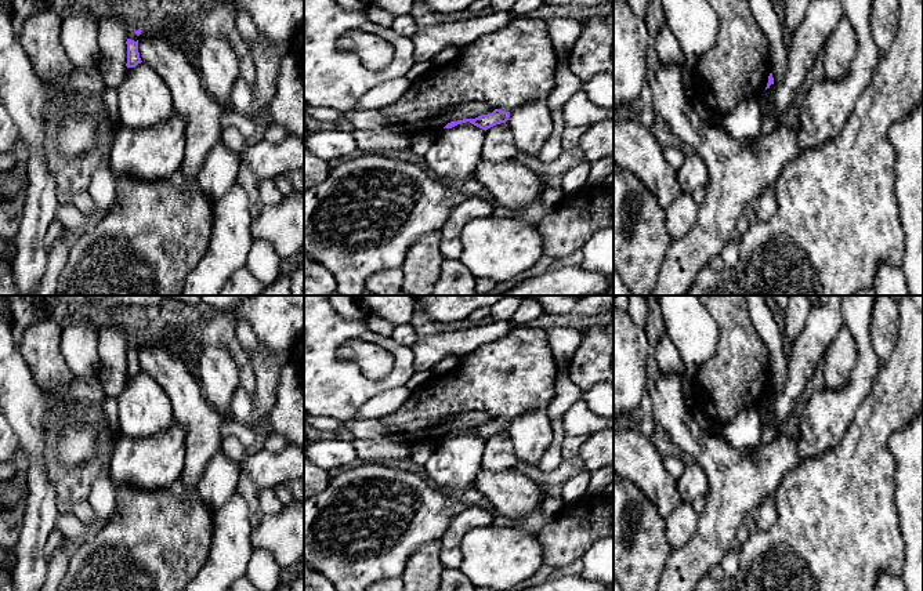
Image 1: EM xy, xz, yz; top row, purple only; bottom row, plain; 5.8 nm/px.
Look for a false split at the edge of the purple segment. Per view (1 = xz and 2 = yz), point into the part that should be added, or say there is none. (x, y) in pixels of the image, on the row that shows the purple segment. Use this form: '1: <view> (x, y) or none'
1: none
2: none

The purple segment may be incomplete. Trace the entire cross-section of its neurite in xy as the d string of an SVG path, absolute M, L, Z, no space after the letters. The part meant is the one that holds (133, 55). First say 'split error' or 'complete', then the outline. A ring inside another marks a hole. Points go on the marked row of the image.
split error; M141 29L133 30L126 41L127 44L127 68L135 68L141 64L140 52L138 52L138 40L137 37L141 35Z

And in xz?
complete; M495 109L492 113L481 115L475 119L463 119L463 120L457 120L457 122L450 122L444 128L452 128L457 124L470 122L471 124L486 131L488 128L491 128L496 124L506 123L508 120L508 117L510 117L510 112L506 112L502 109Z

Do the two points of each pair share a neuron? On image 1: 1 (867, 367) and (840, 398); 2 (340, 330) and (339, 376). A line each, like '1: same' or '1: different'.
1: same
2: same

